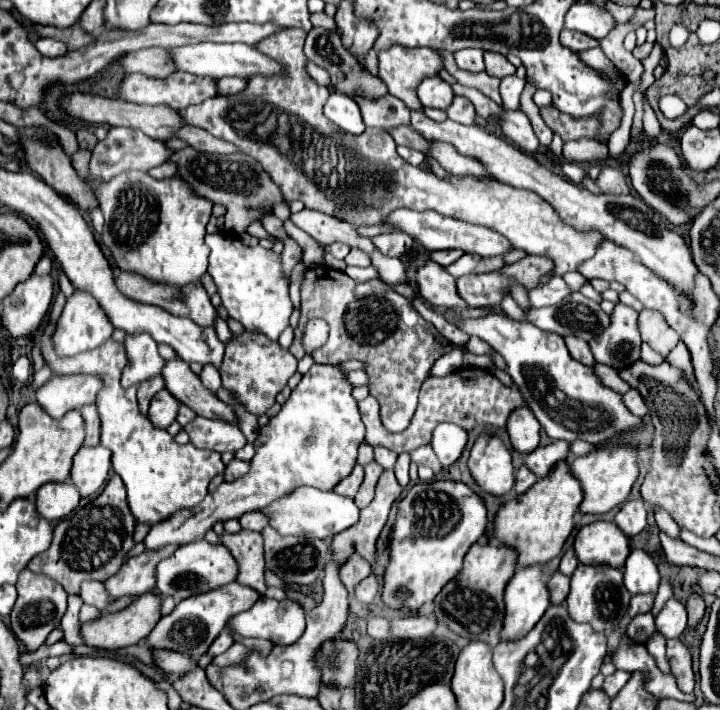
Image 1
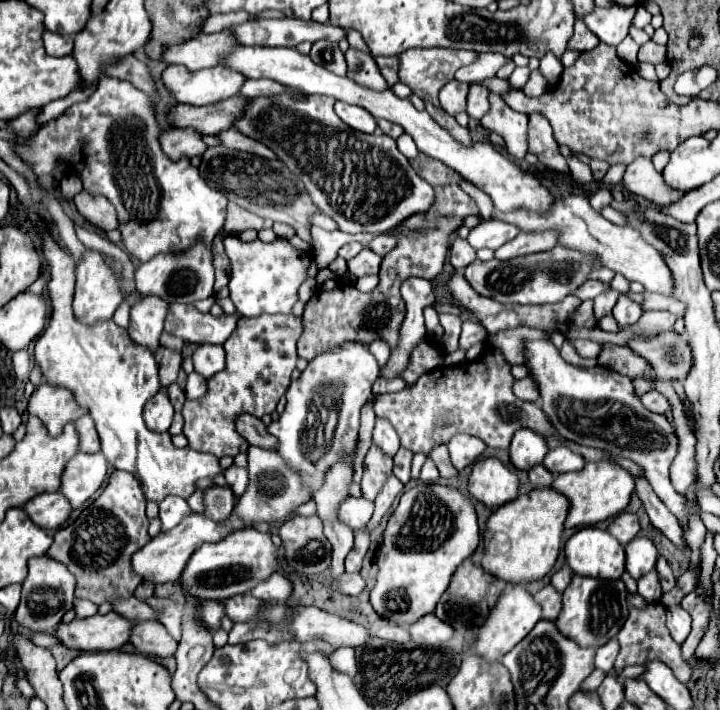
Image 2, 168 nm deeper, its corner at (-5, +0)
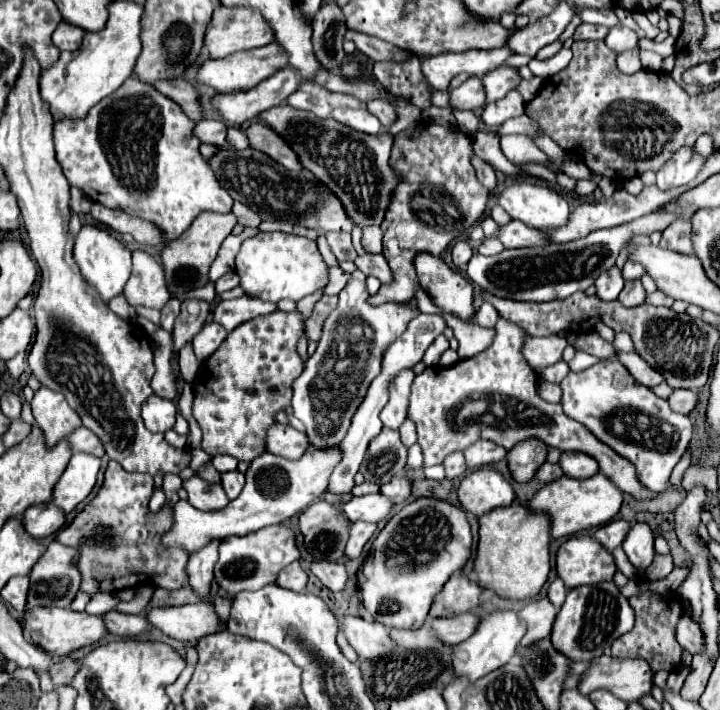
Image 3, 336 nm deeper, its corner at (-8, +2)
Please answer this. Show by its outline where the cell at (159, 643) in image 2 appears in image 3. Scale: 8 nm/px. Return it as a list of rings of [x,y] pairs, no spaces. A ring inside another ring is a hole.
[[[108,611],[102,615],[102,619],[104,619],[108,633],[128,637],[128,639],[140,635],[148,625],[148,621],[142,615],[126,615],[120,611]]]

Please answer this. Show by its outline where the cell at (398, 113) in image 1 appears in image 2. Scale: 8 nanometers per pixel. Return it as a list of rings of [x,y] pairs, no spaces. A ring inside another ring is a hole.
[[[349,47],[347,53],[345,53],[345,59],[347,59],[347,65],[349,65],[349,71],[347,71],[349,79],[353,79],[355,83],[359,83],[359,85],[363,85],[371,91],[377,91],[377,93],[387,89],[387,83],[381,75],[373,55]]]

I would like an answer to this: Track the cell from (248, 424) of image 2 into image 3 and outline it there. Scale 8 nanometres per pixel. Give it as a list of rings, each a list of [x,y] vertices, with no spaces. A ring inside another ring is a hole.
[[[276,423],[268,429],[266,445],[272,455],[280,455],[286,459],[300,459],[310,449],[306,433],[300,433],[292,427],[286,427],[280,423]]]

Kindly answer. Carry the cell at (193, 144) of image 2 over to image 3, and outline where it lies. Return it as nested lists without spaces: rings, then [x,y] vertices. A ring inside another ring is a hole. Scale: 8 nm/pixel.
[[[214,119],[200,121],[194,129],[194,133],[198,133],[202,143],[212,143],[212,145],[220,145],[220,147],[224,147],[226,131],[228,131],[228,125],[224,121],[214,121]]]

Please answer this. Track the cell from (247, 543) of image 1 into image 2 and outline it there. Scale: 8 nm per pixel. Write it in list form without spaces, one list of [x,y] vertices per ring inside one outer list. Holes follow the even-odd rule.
[[[209,487],[205,493],[205,515],[215,523],[225,523],[233,511],[233,493],[227,487]]]

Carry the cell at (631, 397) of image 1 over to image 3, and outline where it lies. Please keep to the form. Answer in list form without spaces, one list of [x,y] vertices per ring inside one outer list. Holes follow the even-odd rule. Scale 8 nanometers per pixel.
[[[676,389],[670,397],[668,403],[672,405],[672,409],[676,409],[678,413],[692,413],[698,407],[698,393],[694,391],[686,391],[686,389]]]

